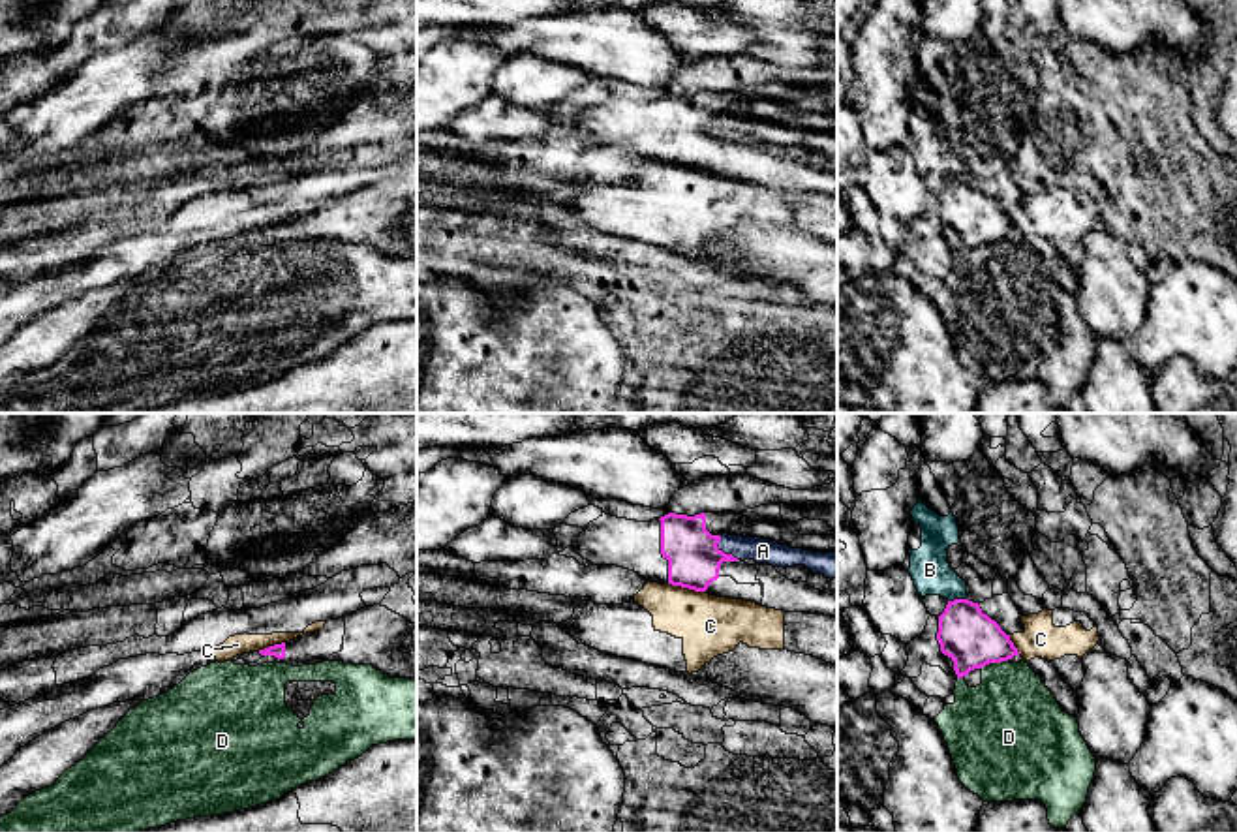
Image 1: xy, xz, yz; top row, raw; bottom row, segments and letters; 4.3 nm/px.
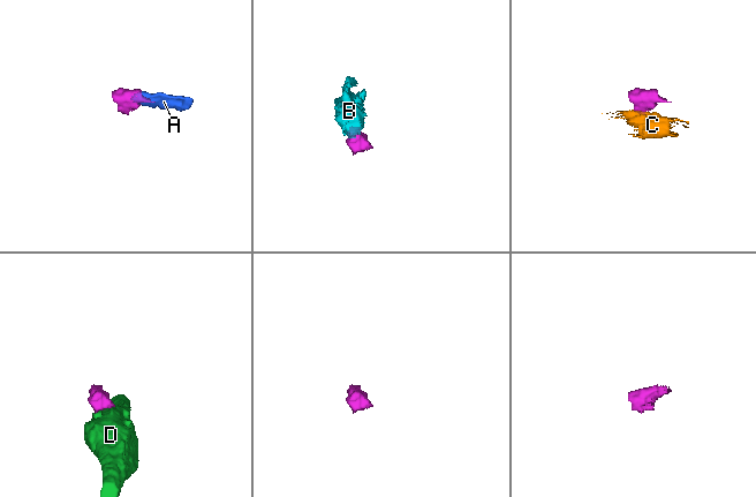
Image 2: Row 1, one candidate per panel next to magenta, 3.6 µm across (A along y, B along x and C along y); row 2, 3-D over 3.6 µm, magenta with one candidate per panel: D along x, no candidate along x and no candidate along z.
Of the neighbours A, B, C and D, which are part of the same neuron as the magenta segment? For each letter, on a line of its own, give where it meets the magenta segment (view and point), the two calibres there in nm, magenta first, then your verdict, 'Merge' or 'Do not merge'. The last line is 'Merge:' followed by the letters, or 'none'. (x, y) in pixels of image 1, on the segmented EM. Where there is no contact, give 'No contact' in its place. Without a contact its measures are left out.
A: Touches magenta at xz (721, 551). Thickness 220 nm (magenta) against 110 nm. Merge
B: Touches magenta at yz (956, 600). Thickness 240 nm (magenta) against 170 nm. Do not merge
C: Touches magenta at xz (687, 586). Thickness 220 nm (magenta) against 260 nm. Do not merge
D: Touches magenta at yz (993, 662). Thickness 240 nm (magenta) against 380 nm. Do not merge
Merge: A

